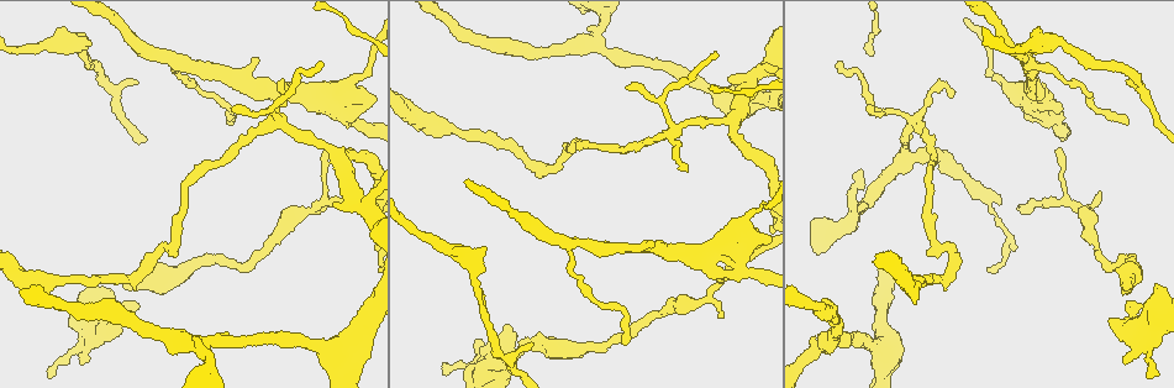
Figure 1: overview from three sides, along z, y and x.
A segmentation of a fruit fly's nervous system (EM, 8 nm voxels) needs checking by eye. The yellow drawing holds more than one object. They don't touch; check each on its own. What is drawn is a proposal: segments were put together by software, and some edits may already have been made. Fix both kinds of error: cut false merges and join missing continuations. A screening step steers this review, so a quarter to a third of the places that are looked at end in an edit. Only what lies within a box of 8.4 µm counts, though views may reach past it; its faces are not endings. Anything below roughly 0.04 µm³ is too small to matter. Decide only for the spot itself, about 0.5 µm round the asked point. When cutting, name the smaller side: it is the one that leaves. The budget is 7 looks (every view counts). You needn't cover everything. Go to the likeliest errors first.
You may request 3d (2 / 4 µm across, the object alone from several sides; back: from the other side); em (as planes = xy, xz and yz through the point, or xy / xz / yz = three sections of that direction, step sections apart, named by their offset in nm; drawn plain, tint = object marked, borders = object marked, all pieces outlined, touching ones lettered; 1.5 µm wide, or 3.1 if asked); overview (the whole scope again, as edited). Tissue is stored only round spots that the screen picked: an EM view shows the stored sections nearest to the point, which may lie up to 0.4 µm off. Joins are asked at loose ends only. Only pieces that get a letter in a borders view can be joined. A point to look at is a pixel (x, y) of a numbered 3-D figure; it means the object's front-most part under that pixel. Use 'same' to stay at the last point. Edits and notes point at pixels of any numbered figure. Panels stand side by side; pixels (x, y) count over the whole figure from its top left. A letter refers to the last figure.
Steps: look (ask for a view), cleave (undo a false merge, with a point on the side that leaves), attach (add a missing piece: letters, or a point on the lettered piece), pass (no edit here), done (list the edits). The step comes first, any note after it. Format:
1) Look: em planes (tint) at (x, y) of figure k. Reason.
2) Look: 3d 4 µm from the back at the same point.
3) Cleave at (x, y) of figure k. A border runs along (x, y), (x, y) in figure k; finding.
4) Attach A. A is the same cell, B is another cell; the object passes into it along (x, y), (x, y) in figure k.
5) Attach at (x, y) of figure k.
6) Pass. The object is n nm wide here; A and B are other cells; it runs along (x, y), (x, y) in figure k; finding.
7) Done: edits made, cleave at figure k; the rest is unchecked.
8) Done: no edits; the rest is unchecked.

Look: 3d 4 µm at (595, 48) of figure 1. Branch point.

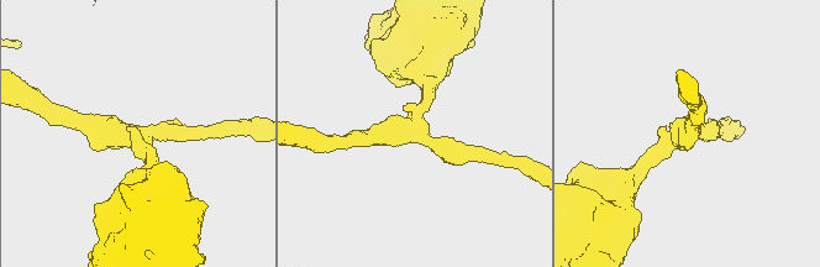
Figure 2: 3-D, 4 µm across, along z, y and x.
Look: em xz step 8 (tint) at (142, 135) of figure 2. 3 arms meet here; the arms are 240, 240, 300 nm wide.

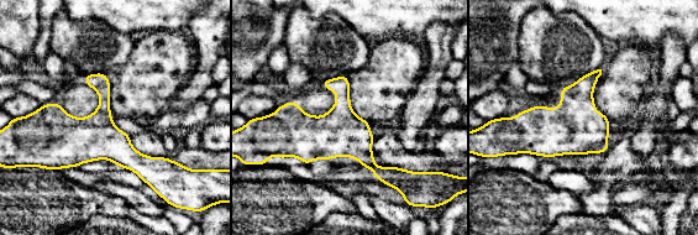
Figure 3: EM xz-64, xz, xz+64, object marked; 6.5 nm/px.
Look: em xz step 8 (borders) at the same point. See the neighbours.

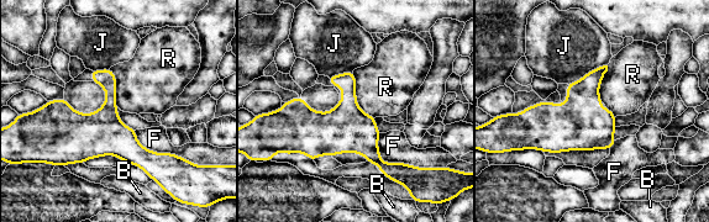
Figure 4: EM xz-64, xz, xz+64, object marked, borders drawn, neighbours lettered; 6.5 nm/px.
Pass. B, F, J and R are other cells; a border runs along (379, 133), (383, 160), (434, 168) in figure 4; one neuron here.

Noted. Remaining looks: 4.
Look: em planes (borders) at (1058, 112) of figure 1. Free end.

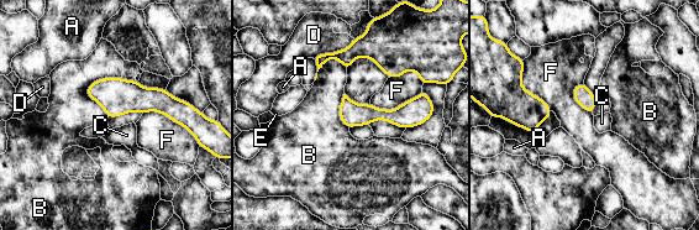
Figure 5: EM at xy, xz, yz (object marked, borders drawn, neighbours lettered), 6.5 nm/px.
Pass. A, B, C, D, E and F are other cells; no lettered piece goes on from it.

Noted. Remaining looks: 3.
Look: 3d 2 µm at (838, 64) of figure 1. Thin end.

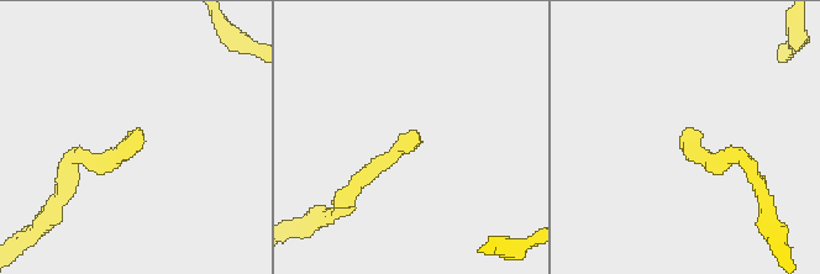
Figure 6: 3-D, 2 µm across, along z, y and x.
Look: em xz step 4 (borders) at (682, 131) of figure 6.

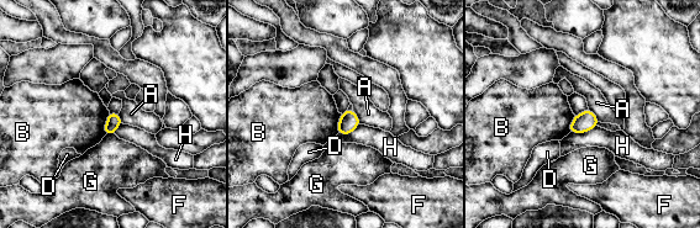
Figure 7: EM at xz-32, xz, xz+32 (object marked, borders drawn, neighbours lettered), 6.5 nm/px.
Pass. A, B, D, F, G and H are other cells; a border runs along (109, 111), (104, 134) in figure 7; no lettered piece goes on from it.

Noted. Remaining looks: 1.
Done: no edits; the rest is unchecked.

